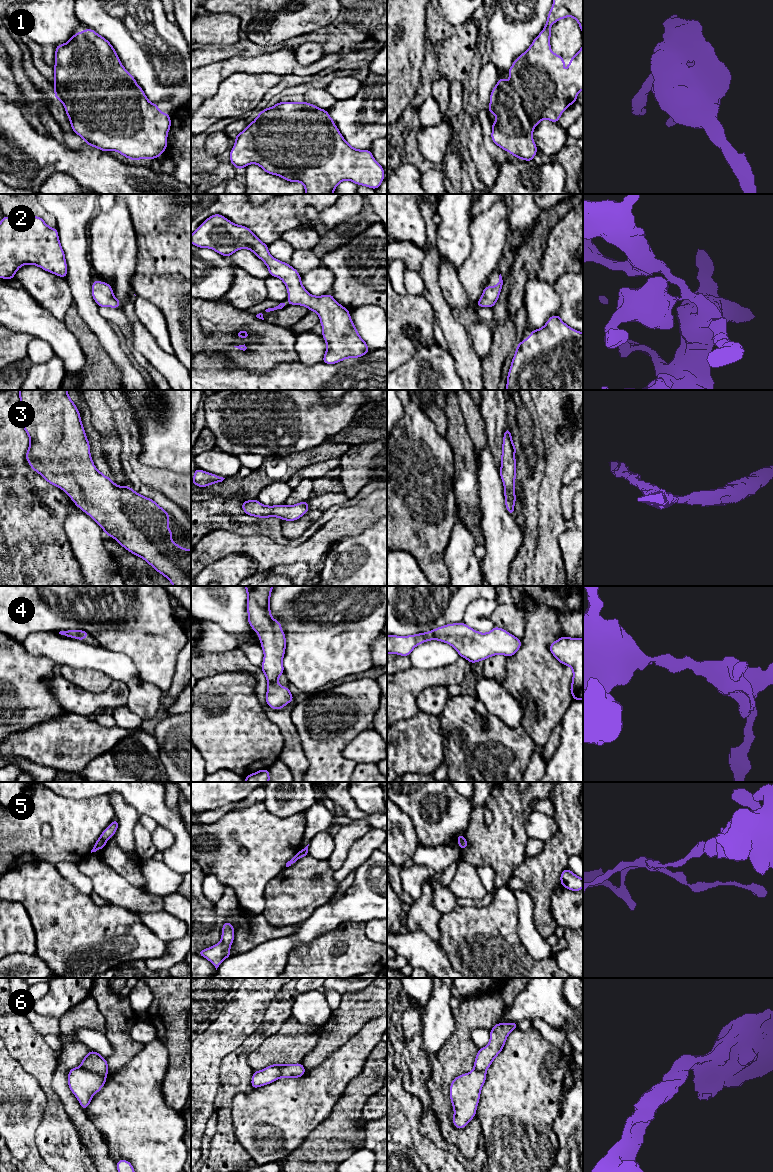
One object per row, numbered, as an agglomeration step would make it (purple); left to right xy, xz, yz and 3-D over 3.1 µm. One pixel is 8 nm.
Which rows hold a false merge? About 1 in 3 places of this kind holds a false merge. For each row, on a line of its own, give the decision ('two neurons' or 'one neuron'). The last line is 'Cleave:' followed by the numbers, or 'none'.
1: one neuron
2: one neuron
3: one neuron
4: one neuron
5: two neurons
6: two neurons
Cleave: 5, 6

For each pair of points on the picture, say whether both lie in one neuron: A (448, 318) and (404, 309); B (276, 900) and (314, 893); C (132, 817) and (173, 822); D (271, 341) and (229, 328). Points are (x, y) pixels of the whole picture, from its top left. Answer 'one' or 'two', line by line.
A: two
B: one
C: two
D: one

